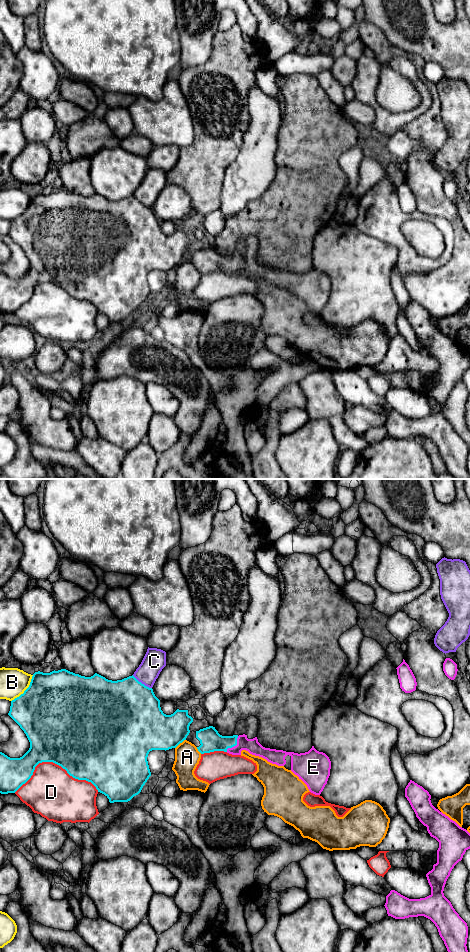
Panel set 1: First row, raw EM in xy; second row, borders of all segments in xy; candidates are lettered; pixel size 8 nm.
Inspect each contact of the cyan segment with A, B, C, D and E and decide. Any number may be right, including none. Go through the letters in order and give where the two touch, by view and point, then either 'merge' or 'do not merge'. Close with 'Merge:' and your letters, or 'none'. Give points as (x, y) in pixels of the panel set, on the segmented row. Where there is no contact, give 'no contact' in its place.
A: xy (180, 742) | do not merge
B: xy (25, 690) | do not merge
C: xy (141, 683) | do not merge
D: xy (54, 762) | do not merge
E: xy (234, 745) | merge
Merge: E

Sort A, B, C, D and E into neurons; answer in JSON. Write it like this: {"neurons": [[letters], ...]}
{"neurons": [["A"], ["B"], ["C"], ["D"], ["E"]]}

